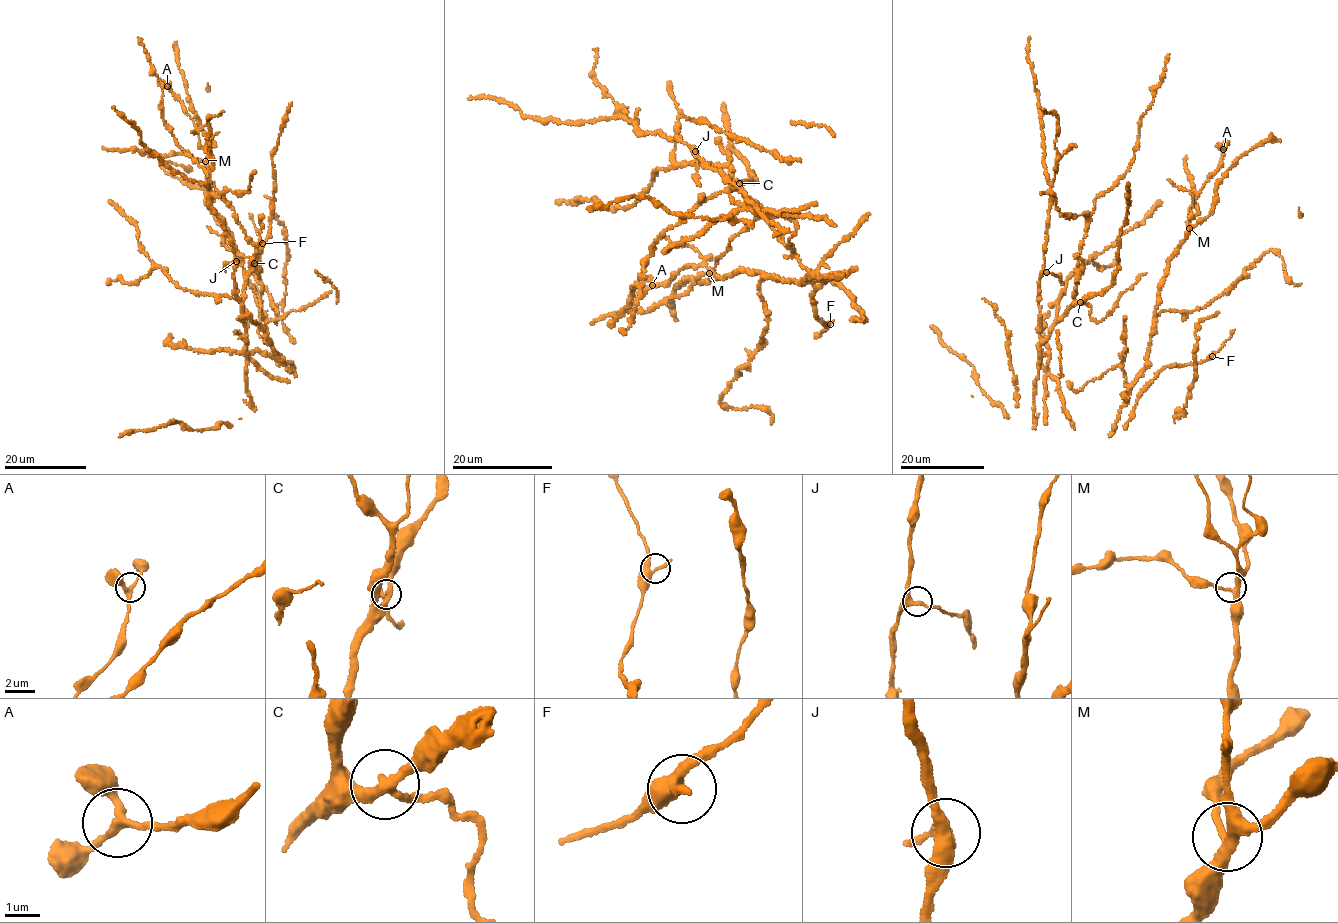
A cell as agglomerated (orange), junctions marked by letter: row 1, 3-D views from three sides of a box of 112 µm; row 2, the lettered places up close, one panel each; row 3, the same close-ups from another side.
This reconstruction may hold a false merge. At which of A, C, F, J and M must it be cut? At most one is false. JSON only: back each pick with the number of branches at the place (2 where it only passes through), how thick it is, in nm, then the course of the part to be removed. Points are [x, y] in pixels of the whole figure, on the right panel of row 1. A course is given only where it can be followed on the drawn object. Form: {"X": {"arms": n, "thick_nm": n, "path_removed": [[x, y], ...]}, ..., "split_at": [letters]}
{"C": {"arms": 3, "thick_nm": 280, "path_removed": [[1079, 302], [1092, 308], [1091, 317], [1101, 321], [1112, 313], [1120, 294], [1146, 273]]}, "split_at": ["C"]}

